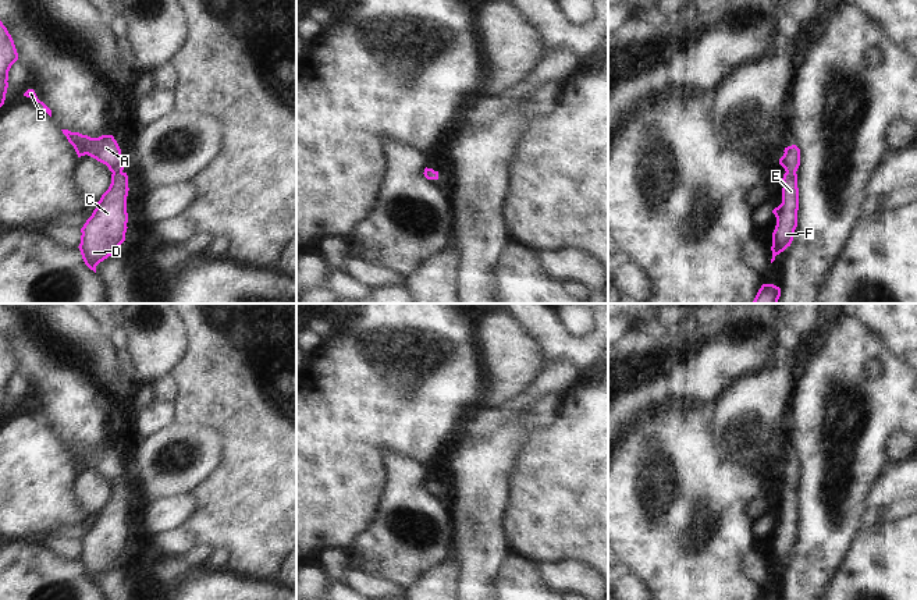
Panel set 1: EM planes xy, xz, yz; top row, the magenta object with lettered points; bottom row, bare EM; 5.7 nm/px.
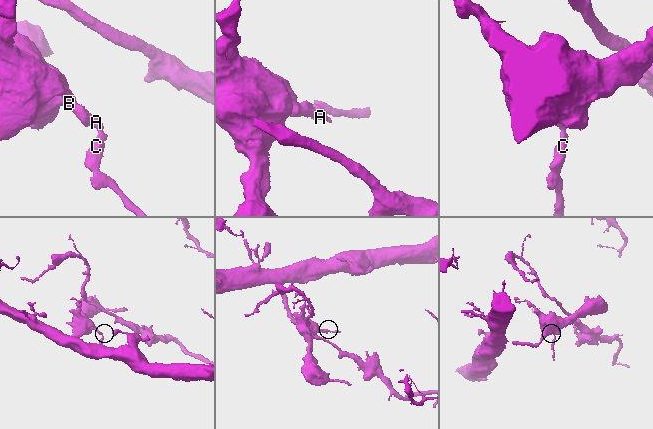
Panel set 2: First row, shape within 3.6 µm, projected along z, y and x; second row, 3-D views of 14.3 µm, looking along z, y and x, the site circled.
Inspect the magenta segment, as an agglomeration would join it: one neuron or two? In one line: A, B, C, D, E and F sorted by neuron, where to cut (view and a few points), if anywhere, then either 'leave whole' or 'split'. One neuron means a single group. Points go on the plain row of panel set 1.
A B C D E F | no cut | leave whole

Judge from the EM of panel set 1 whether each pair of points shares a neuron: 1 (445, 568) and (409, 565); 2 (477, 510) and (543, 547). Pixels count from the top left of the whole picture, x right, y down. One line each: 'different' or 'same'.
1: different
2: different

